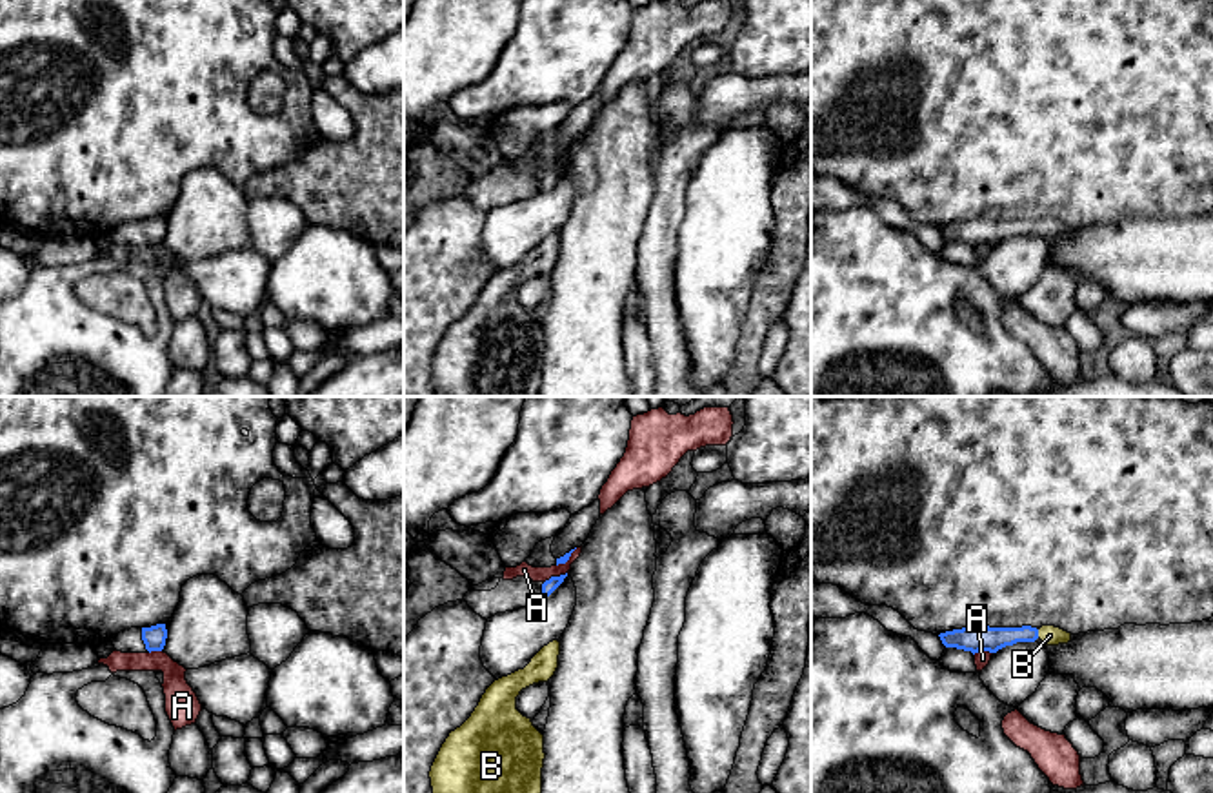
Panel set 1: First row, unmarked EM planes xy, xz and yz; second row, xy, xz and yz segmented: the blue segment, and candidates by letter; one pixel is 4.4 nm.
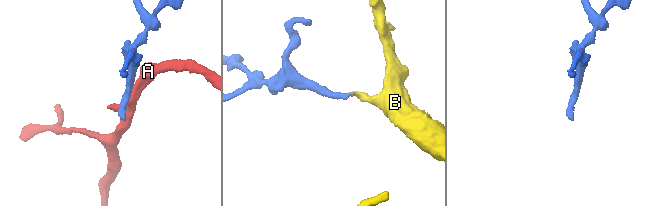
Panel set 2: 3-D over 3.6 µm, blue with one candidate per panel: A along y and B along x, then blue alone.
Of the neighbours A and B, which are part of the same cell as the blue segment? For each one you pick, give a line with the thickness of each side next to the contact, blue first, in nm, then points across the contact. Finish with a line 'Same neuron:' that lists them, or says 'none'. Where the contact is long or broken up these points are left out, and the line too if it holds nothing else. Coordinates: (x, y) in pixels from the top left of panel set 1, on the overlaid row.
B: Thickness 110 nm (blue) against 90 nm. Path across: yz (981, 637), (1037, 633), (1050, 635)
Same neuron: B

